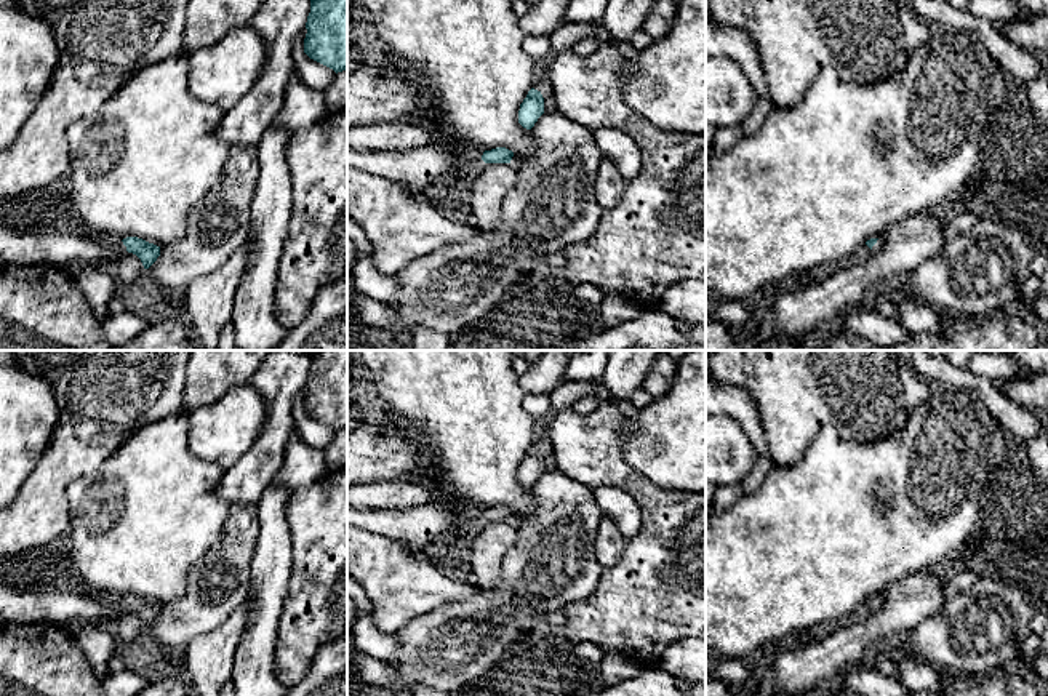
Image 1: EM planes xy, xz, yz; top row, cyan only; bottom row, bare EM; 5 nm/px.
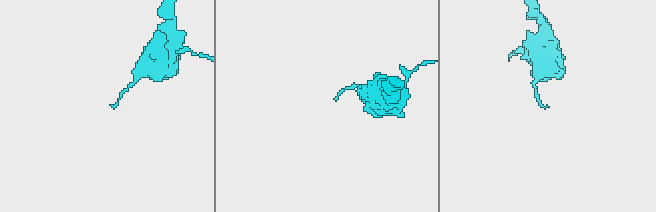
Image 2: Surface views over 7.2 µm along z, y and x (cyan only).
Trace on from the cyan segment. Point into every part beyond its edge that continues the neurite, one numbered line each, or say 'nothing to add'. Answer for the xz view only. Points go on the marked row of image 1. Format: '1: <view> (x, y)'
1: xz (416, 168)

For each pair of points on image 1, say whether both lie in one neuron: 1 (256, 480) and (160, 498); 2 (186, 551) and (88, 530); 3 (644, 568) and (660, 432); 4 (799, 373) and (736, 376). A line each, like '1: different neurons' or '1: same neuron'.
1: different neurons
2: same neuron
3: different neurons
4: different neurons

